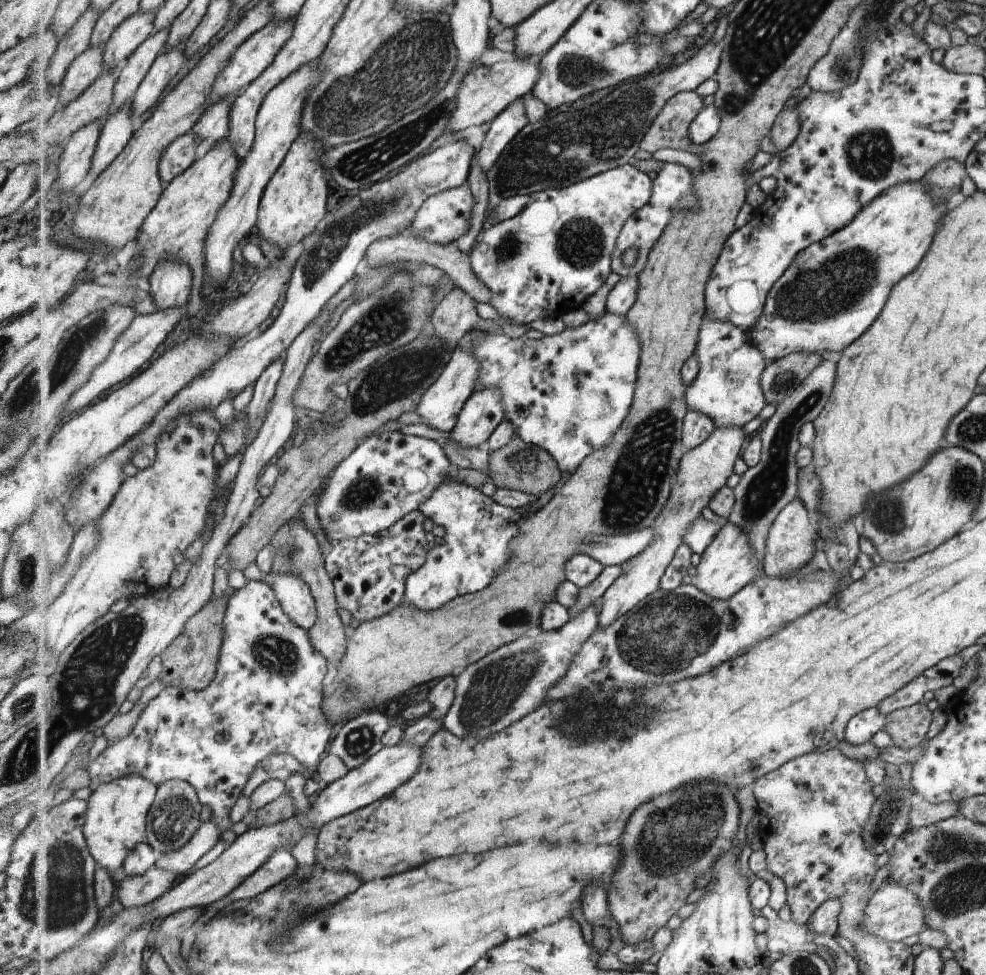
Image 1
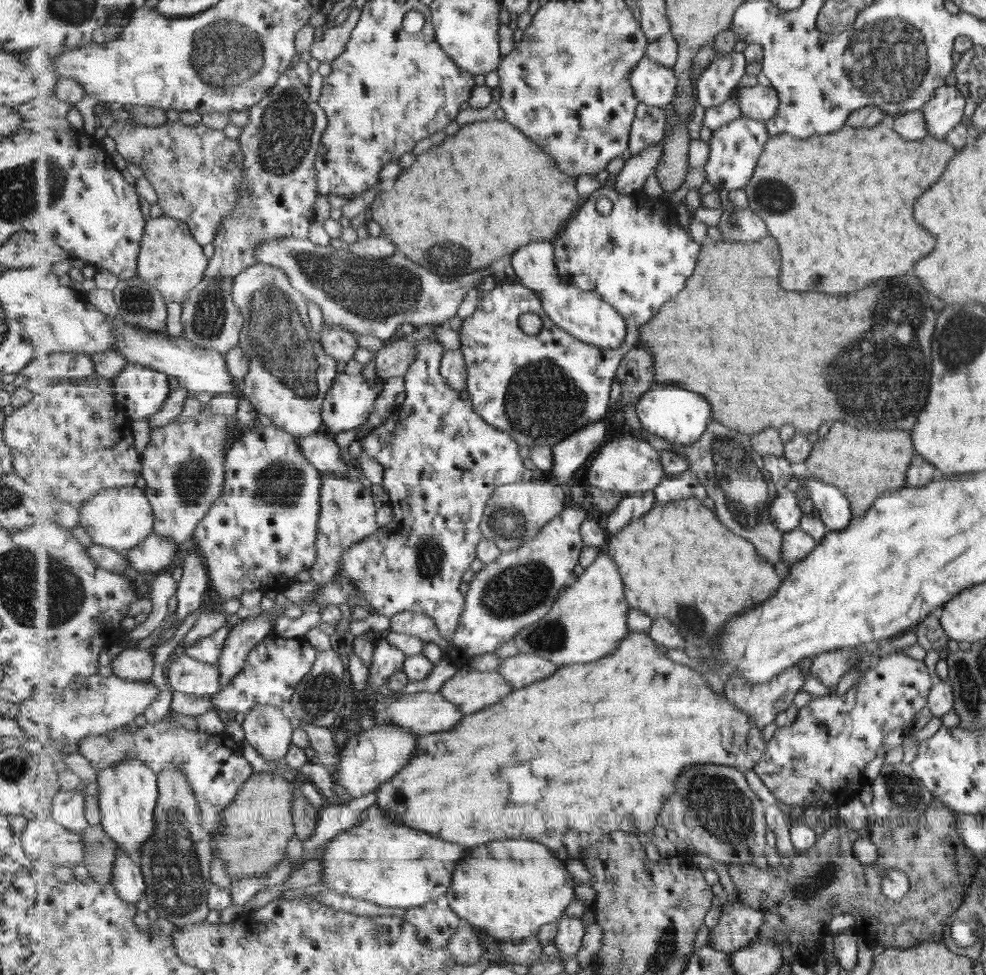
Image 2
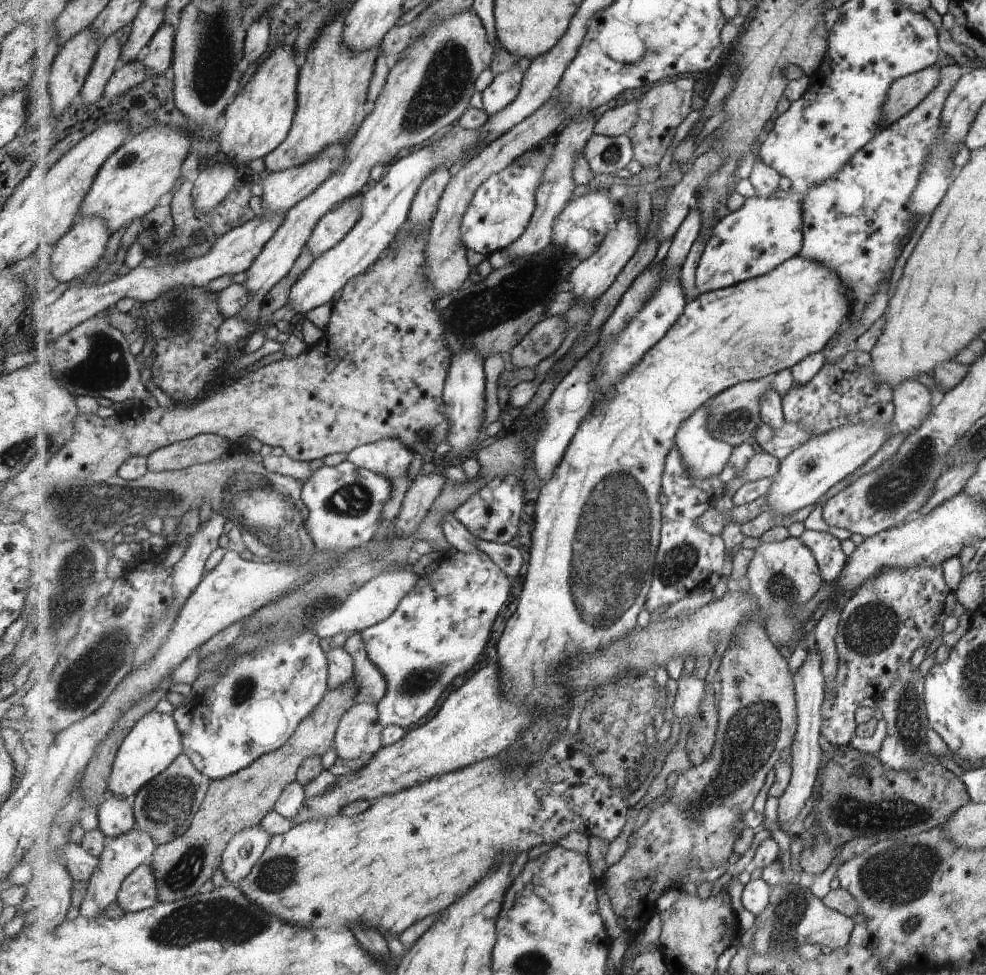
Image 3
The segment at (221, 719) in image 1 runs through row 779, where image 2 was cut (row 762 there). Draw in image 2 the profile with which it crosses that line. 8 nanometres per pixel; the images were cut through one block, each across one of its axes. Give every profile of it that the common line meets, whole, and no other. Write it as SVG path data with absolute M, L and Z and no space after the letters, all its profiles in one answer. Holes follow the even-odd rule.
M163 718L143 728L123 730L119 727L100 736L89 736L76 748L85 759L89 760L96 772L114 768L128 759L144 761L146 766L158 775L170 769L185 772L203 814L201 826L211 839L215 839L223 835L226 828L223 810L229 804L233 804L245 782L257 772L243 756L241 748L238 750L231 744L225 733L207 734L207 732L194 731L193 728L187 730L185 727L176 722L166 722Z

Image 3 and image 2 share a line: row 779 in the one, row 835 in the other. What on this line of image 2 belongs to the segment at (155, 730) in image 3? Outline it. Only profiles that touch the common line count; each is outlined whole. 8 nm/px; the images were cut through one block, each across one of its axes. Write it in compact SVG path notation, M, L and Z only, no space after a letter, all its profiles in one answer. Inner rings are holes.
M128 759L114 768L97 772L97 784L101 826L131 858L139 862L141 848L156 834L155 810L159 804L158 774L140 759Z

